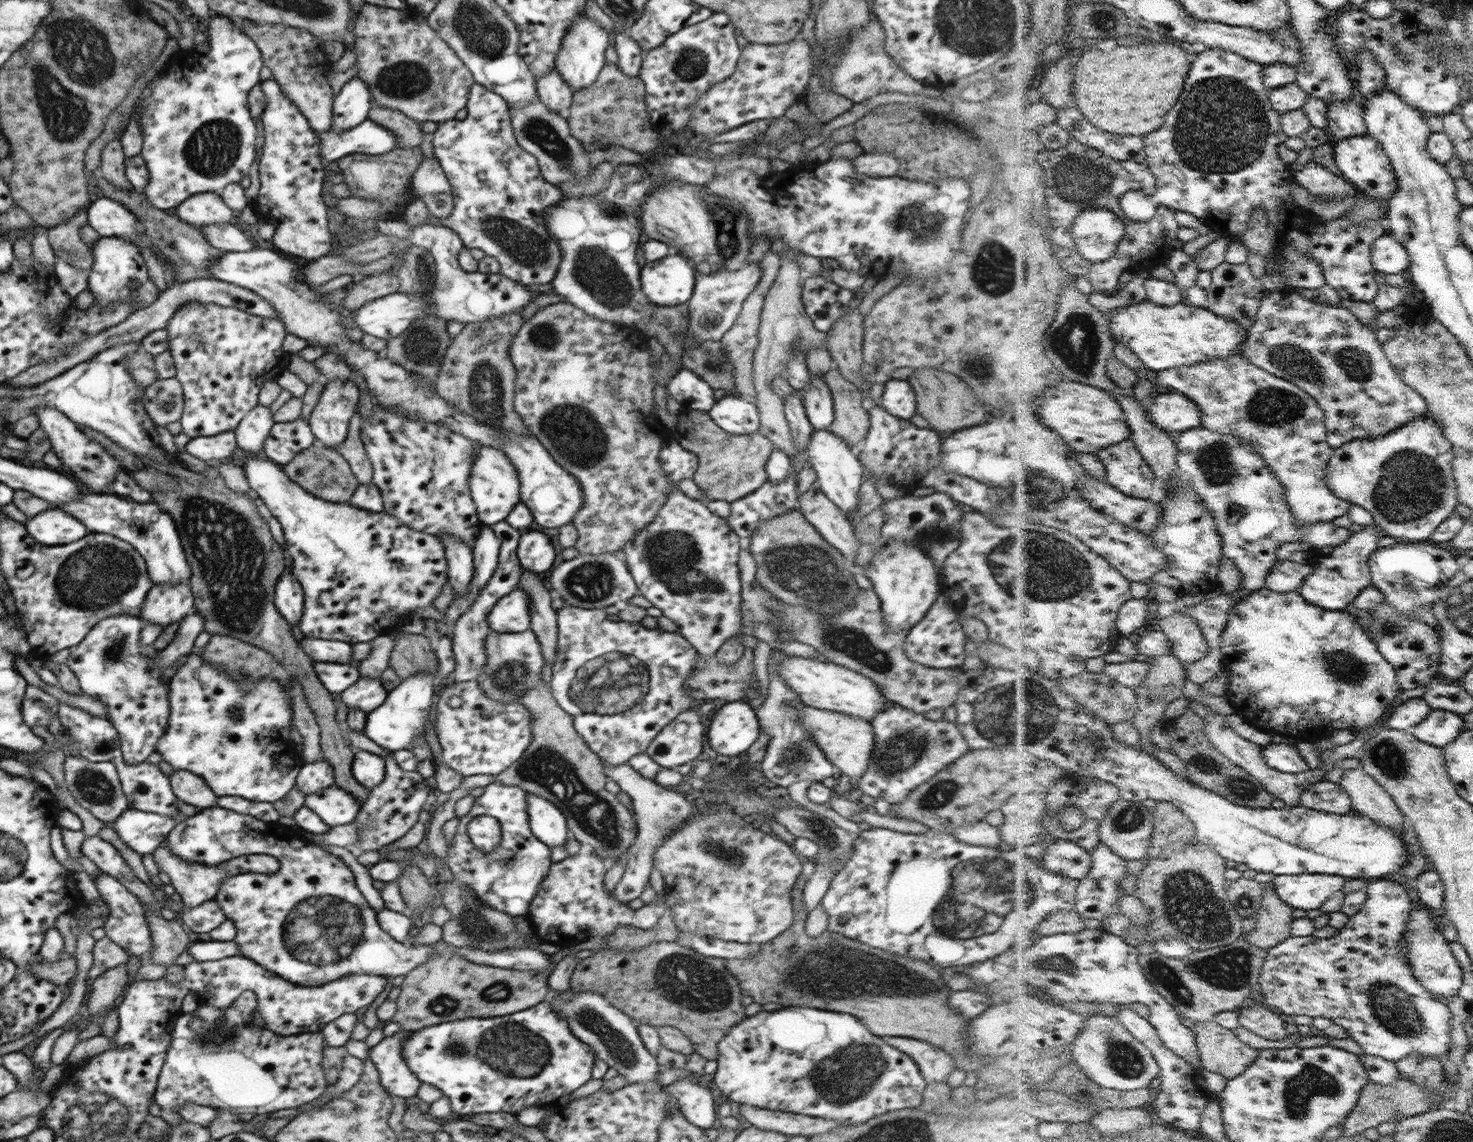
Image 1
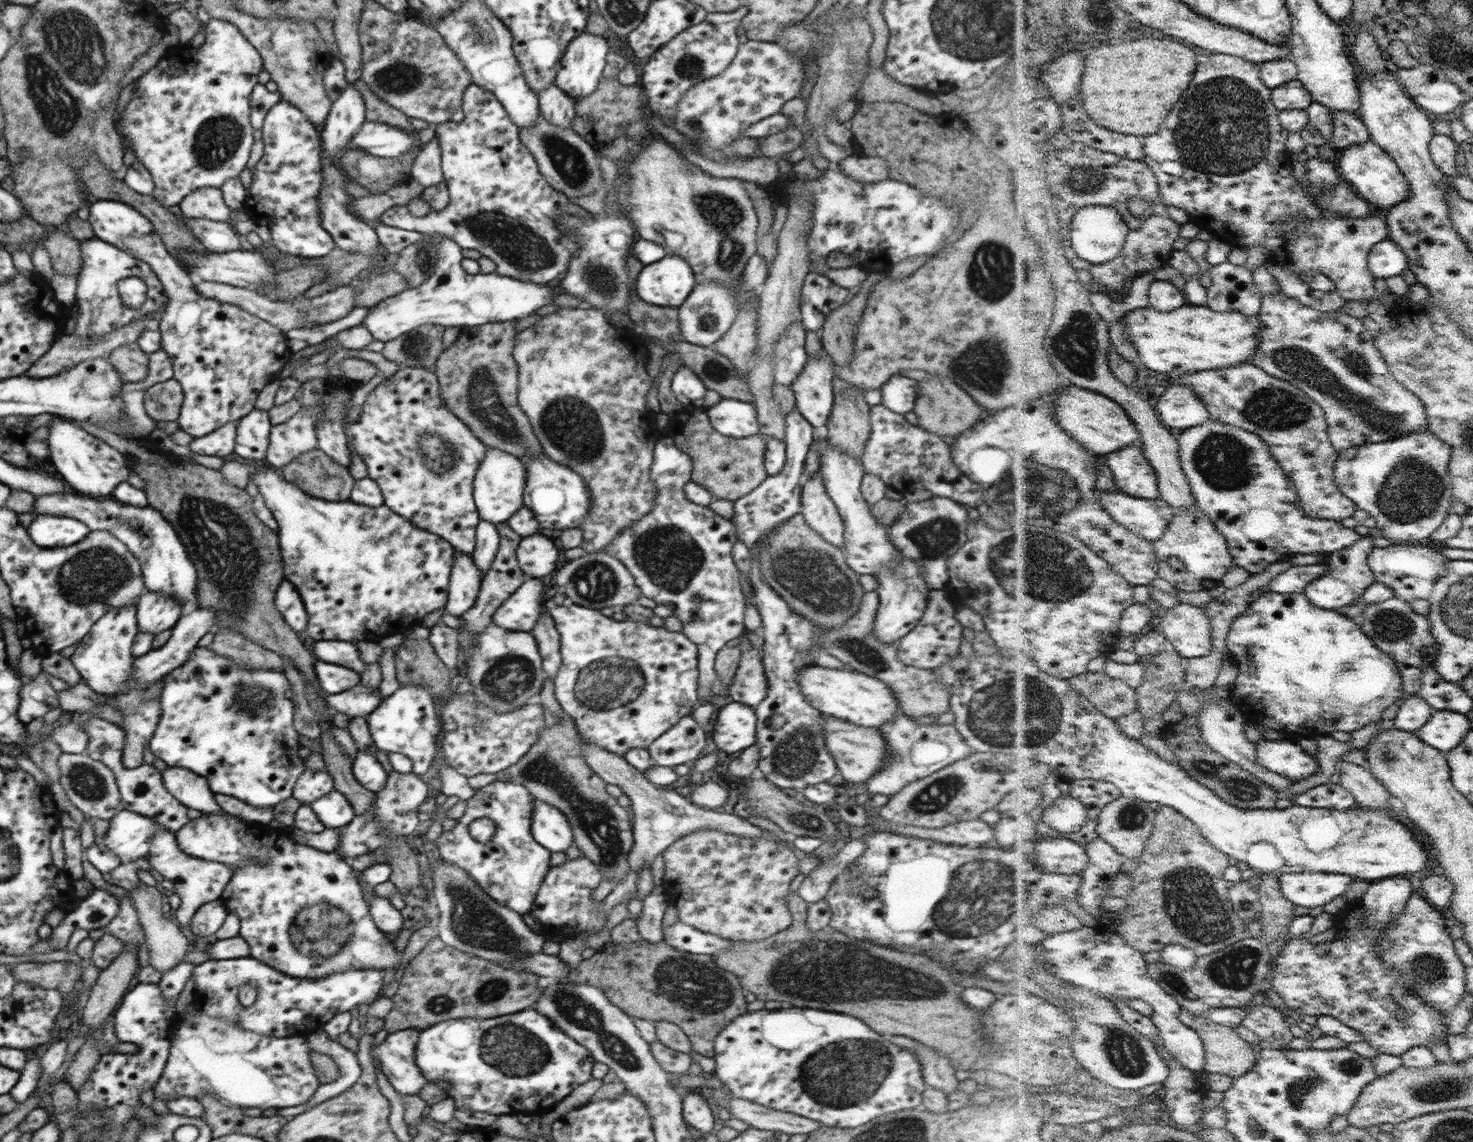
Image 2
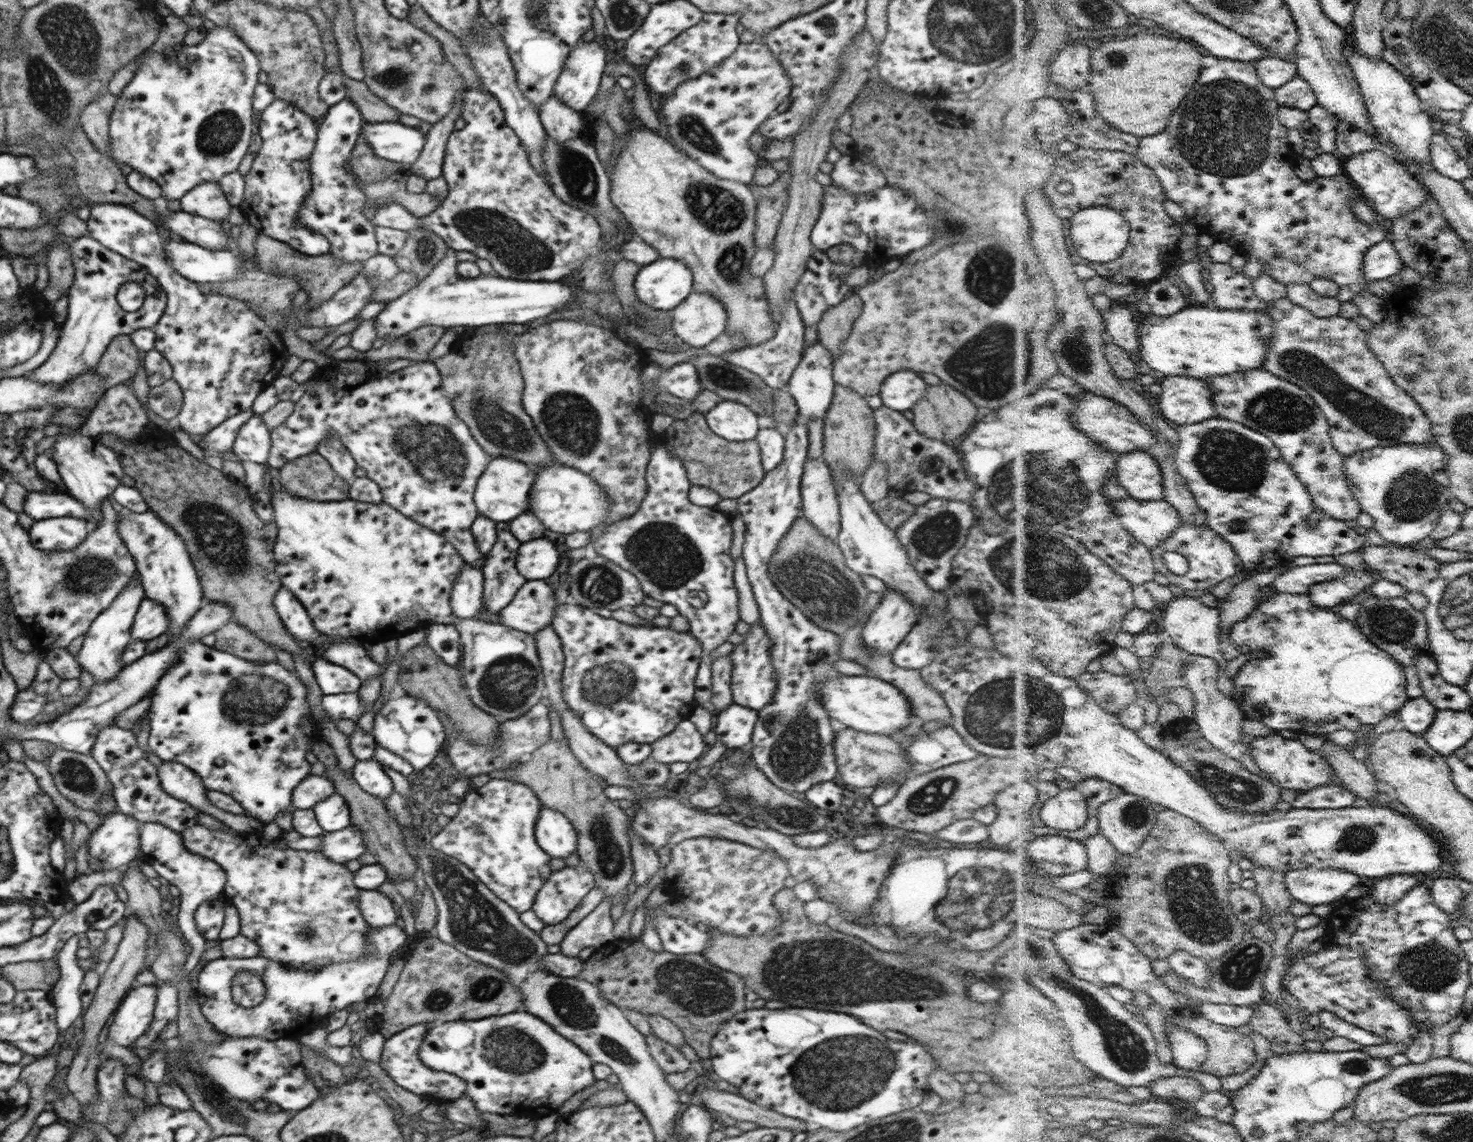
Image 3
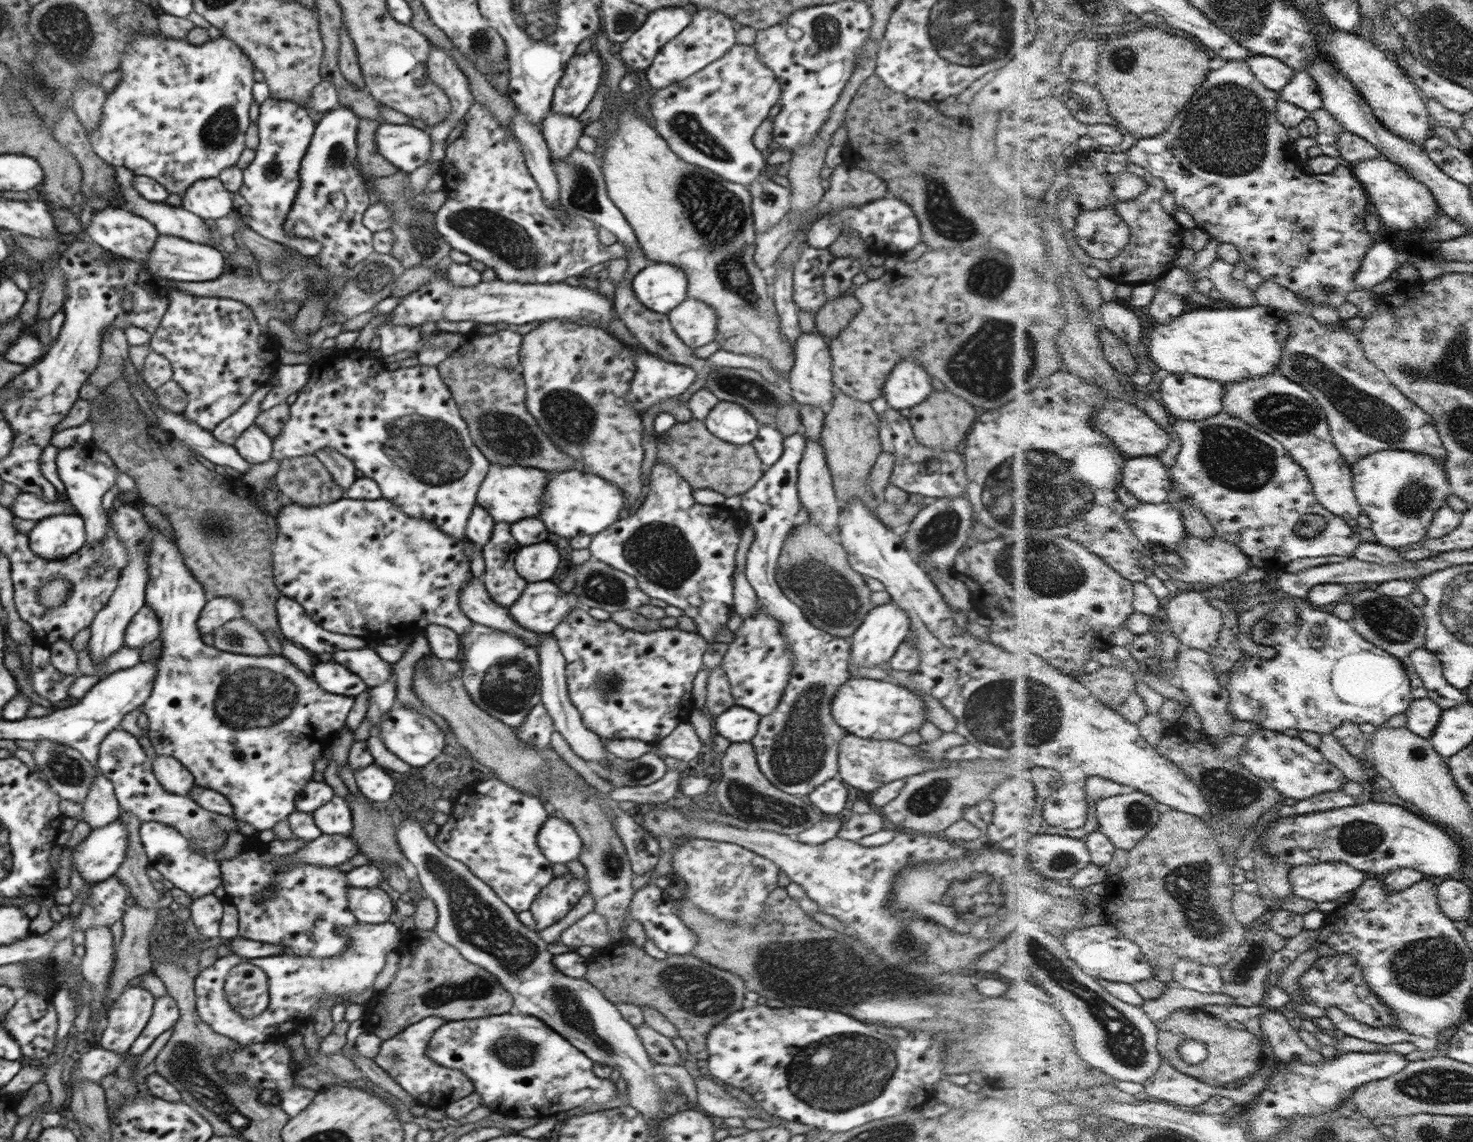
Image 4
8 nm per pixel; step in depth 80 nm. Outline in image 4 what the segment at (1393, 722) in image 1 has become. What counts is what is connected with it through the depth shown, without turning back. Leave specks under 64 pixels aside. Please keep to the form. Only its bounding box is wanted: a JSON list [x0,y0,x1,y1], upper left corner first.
[1406,697,1444,739]

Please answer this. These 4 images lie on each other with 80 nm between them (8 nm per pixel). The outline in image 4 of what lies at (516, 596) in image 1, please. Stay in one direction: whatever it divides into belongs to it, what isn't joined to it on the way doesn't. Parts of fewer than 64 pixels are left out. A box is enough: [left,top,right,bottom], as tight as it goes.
[509,581,576,634]

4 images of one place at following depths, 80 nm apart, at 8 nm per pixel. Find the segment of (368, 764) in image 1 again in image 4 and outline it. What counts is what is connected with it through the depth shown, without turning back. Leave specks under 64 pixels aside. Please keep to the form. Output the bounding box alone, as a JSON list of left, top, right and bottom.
[355,763,395,805]

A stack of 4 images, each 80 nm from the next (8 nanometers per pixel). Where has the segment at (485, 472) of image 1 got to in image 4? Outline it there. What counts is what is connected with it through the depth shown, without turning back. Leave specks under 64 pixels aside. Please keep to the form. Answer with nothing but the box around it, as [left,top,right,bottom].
[476,464,549,524]

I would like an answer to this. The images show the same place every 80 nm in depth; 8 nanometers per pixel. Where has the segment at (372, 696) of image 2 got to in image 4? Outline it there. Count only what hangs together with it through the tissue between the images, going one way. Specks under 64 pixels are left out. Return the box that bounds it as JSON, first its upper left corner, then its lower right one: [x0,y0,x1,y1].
[139,522,355,834]

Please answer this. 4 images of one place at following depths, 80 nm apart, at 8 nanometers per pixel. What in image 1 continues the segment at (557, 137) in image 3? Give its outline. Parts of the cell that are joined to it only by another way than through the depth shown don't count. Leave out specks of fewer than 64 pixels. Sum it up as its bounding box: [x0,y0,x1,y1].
[536,69,573,118]

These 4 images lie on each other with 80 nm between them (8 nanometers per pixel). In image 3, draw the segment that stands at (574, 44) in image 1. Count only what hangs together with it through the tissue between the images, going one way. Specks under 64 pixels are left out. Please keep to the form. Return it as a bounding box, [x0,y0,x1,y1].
[553,39,606,113]

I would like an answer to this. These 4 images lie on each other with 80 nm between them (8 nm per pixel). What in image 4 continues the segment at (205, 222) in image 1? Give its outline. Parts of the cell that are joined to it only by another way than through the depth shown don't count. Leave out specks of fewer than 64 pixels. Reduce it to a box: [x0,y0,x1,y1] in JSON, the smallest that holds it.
[181,177,233,221]

